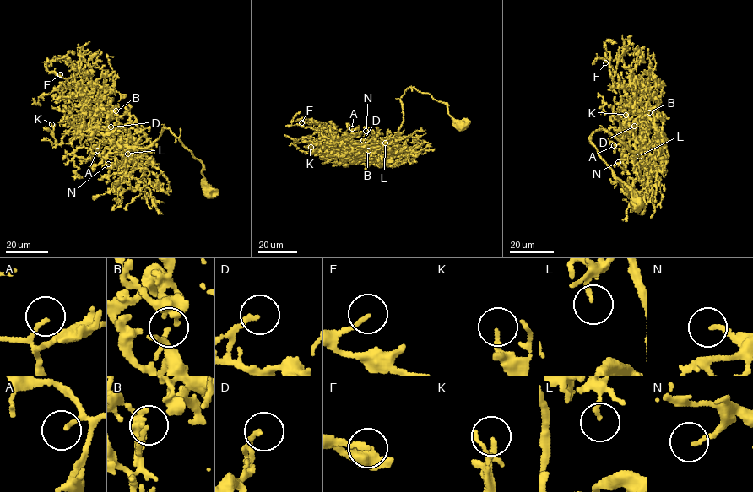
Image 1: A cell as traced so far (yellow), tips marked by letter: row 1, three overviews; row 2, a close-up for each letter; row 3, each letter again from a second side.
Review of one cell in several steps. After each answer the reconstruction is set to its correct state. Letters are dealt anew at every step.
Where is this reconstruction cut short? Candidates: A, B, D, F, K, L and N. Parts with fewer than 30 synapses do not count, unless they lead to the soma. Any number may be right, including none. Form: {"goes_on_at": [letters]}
{"goes_on_at": ["D", "F"]}

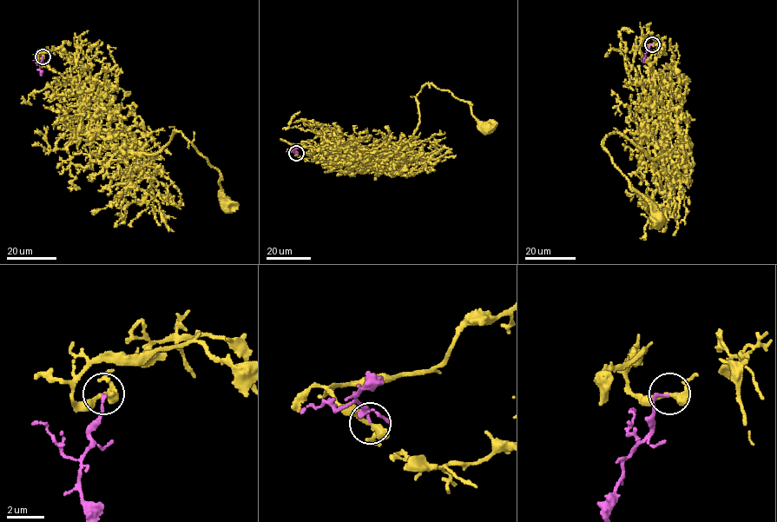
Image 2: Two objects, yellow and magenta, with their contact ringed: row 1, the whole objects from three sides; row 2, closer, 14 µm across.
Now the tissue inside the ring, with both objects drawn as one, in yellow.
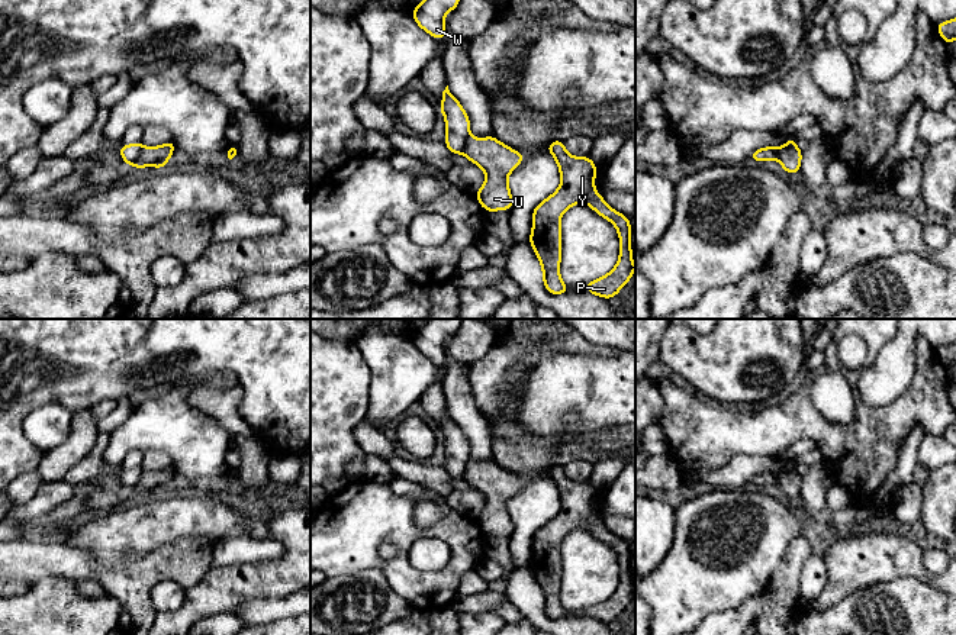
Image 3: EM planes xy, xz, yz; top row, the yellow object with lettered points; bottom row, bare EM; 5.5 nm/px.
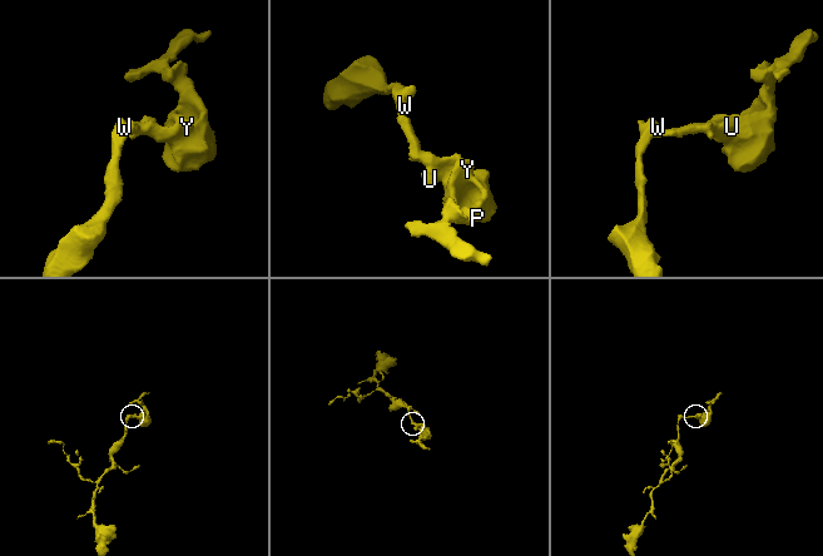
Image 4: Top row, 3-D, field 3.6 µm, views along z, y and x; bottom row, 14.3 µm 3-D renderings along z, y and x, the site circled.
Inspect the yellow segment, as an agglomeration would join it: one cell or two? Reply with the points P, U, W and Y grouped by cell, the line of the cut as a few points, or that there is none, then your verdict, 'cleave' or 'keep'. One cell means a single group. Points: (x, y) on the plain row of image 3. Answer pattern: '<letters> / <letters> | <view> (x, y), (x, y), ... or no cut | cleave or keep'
P U Y / W | yz (794, 467), (784, 471), (776, 483) | cleave

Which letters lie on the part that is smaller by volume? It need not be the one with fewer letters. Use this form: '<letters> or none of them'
P, U, Y

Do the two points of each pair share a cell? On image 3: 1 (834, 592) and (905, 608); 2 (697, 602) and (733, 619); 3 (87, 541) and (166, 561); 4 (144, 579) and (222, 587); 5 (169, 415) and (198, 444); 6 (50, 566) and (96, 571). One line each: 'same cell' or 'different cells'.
1: different cells
2: different cells
3: different cells
4: different cells
5: same cell
6: same cell

